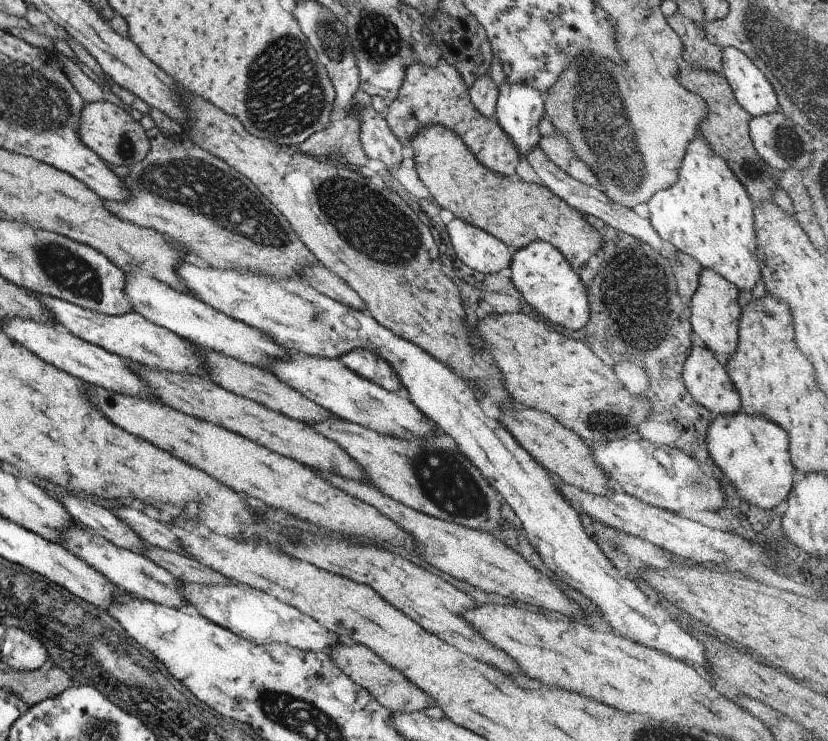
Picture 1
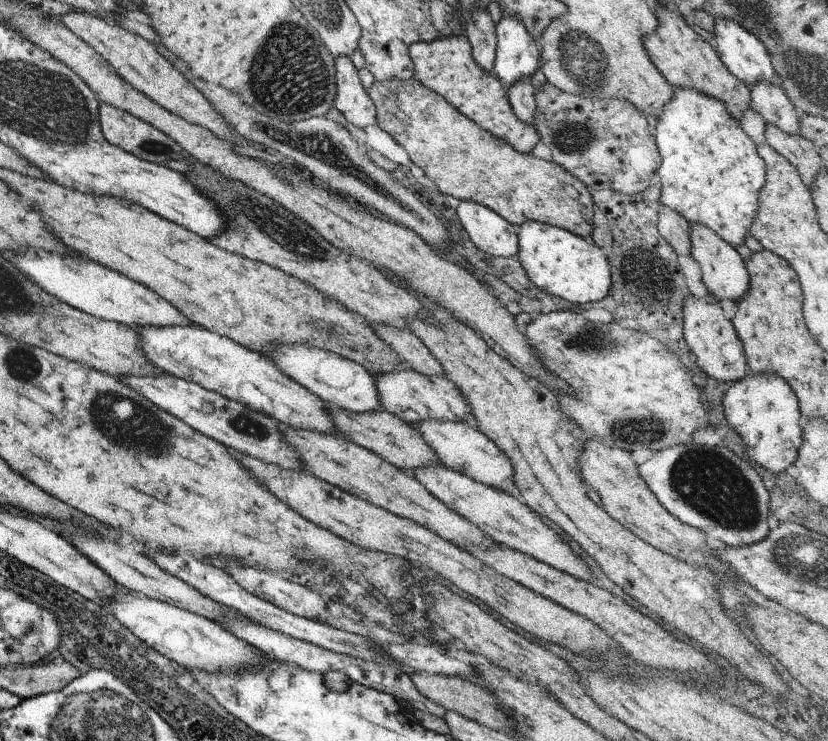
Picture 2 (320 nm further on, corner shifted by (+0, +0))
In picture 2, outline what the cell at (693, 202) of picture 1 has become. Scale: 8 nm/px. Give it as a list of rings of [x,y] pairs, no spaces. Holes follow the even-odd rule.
[[[673,88],[671,100],[661,108],[656,121],[654,144],[660,160],[654,181],[659,184],[658,204],[675,210],[687,224],[707,226],[733,248],[743,245],[747,236],[745,233],[749,232],[749,226],[757,214],[759,190],[765,183],[765,166],[755,144],[741,130],[740,122],[725,112],[719,100],[689,88]]]

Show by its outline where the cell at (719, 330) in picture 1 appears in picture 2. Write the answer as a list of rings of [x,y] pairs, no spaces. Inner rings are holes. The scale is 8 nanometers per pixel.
[[[690,224],[689,239],[690,256],[700,267],[701,282],[705,285],[707,292],[717,300],[717,303],[721,300],[729,300],[737,304],[737,300],[743,298],[748,288],[748,274],[741,256],[737,254],[733,246],[723,242],[717,234],[713,234],[713,230],[709,230],[703,224]]]

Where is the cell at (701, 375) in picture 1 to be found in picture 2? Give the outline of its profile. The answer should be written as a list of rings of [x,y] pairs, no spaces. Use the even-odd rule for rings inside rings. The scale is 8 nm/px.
[[[705,292],[703,296],[687,294],[682,310],[682,334],[688,350],[694,355],[694,363],[707,377],[727,385],[747,374],[743,346],[730,320],[723,316],[717,300]]]

